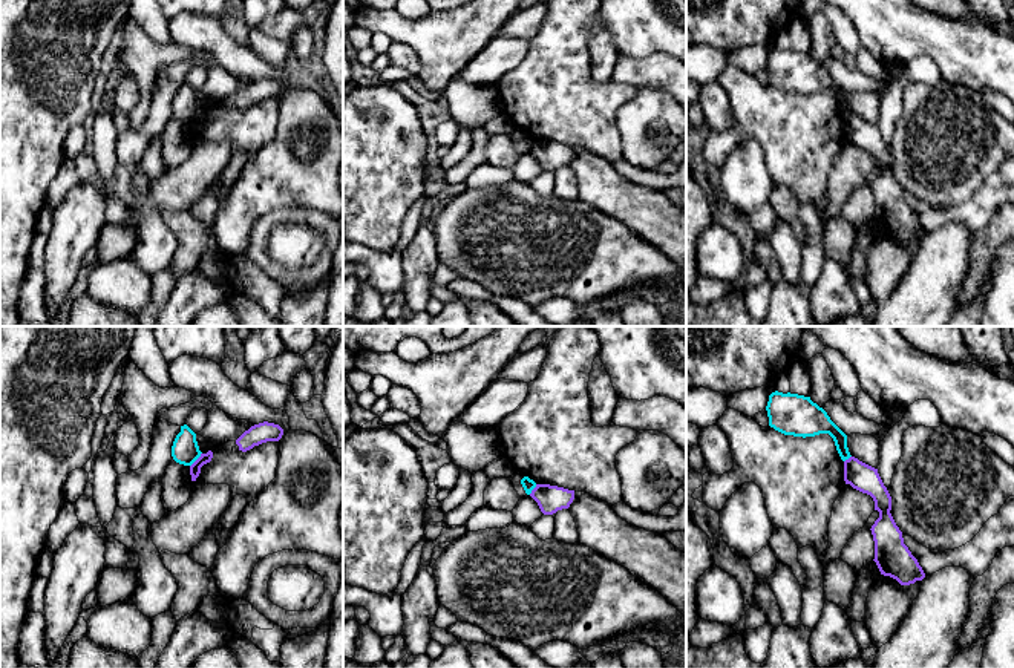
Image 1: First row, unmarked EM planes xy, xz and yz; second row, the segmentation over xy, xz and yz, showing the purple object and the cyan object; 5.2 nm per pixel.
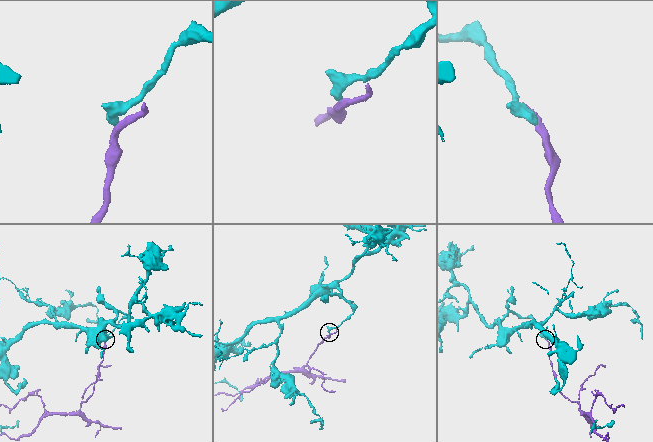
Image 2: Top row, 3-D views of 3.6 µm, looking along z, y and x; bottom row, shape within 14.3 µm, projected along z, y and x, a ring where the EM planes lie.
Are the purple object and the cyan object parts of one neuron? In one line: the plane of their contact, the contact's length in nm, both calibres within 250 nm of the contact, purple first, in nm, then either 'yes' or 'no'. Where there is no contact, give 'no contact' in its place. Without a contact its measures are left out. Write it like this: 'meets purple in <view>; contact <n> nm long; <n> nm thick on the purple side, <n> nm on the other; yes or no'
meets purple in xy; contact 100 nm long; 60 nm thick on the purple side, 140 nm on the other; no

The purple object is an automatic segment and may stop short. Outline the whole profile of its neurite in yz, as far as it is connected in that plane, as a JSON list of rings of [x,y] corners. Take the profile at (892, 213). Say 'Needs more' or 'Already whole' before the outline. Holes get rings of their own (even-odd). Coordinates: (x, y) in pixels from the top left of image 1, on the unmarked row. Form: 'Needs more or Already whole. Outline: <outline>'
Already whole. Outline: [[[850,113],[844,118],[844,138],[853,146],[870,152],[875,158],[875,167],[879,169],[879,175],[870,187],[875,198],[873,218],[881,231],[896,236],[901,242],[922,237],[925,230],[904,201],[902,188],[890,170],[891,153],[884,142],[878,126]]]

